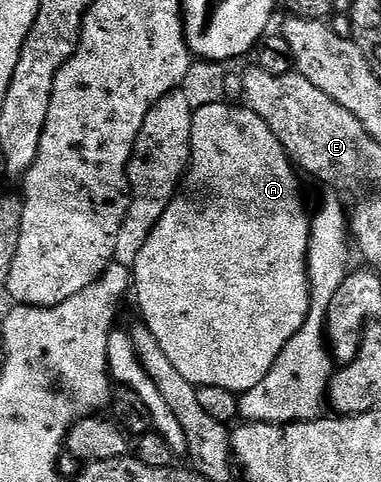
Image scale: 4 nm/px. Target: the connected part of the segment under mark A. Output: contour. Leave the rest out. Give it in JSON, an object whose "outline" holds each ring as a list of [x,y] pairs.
{"outline":[[[230,102],[205,105],[194,114],[191,130],[191,152],[188,171],[184,183],[174,200],[164,210],[163,216],[148,234],[143,249],[140,250],[132,267],[132,292],[138,295],[138,308],[142,311],[141,323],[152,330],[152,338],[160,342],[160,350],[176,366],[183,378],[188,378],[198,388],[204,386],[224,386],[224,390],[241,394],[252,390],[264,379],[275,362],[280,350],[303,324],[309,310],[309,274],[307,256],[309,254],[311,217],[306,217],[306,208],[302,205],[302,188],[298,185],[299,173],[287,156],[284,146],[272,134],[272,130],[248,106],[233,108]]]}

